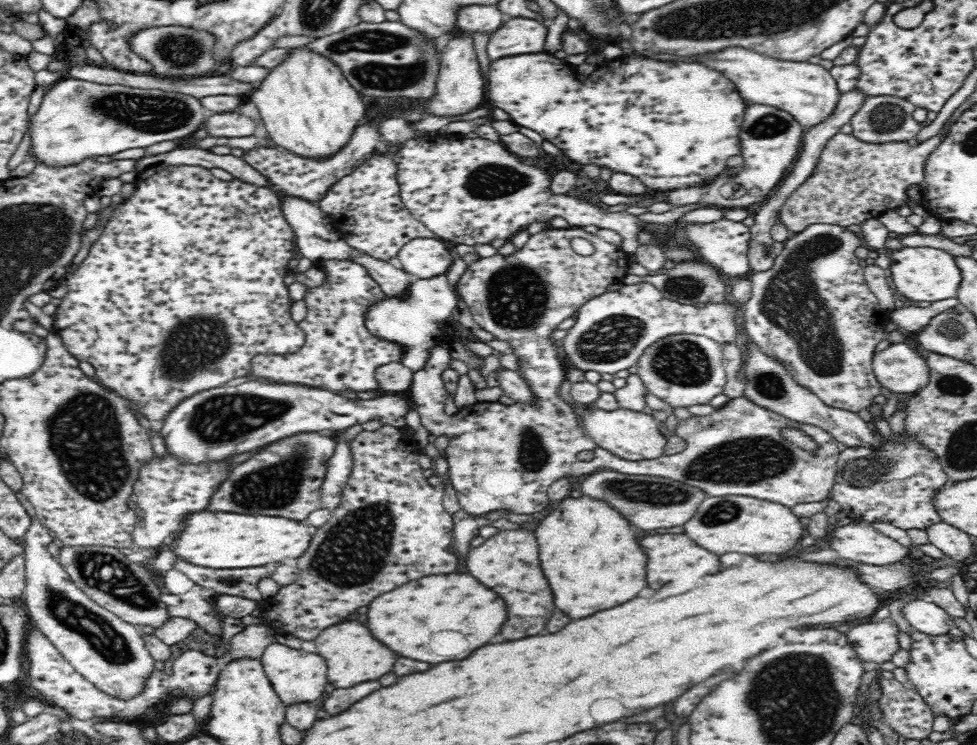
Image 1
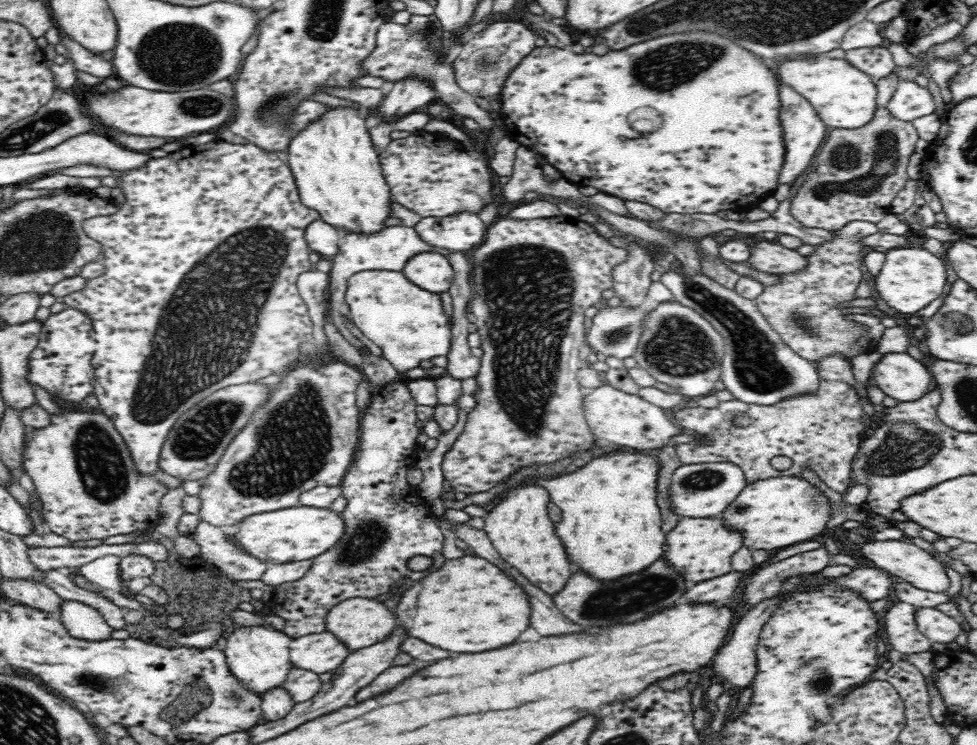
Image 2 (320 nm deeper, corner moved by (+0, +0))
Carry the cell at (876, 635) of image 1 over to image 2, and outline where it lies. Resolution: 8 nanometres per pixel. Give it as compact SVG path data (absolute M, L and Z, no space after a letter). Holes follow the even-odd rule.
M898 602L885 612L884 630L886 630L888 642L892 649L898 650L901 654L931 652L939 658L940 655L932 646L933 643L918 631L916 611L914 606Z

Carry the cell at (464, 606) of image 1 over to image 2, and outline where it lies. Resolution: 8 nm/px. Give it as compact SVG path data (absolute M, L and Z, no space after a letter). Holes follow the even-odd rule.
M478 556L446 559L440 570L410 586L395 612L397 621L410 636L422 638L432 646L464 654L486 652L516 642L530 626L532 606L526 592L504 570Z

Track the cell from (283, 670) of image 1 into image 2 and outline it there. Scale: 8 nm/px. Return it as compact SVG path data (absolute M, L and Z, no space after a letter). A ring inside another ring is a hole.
M328 630L295 638L290 647L293 666L316 674L337 669L352 652L349 646Z

